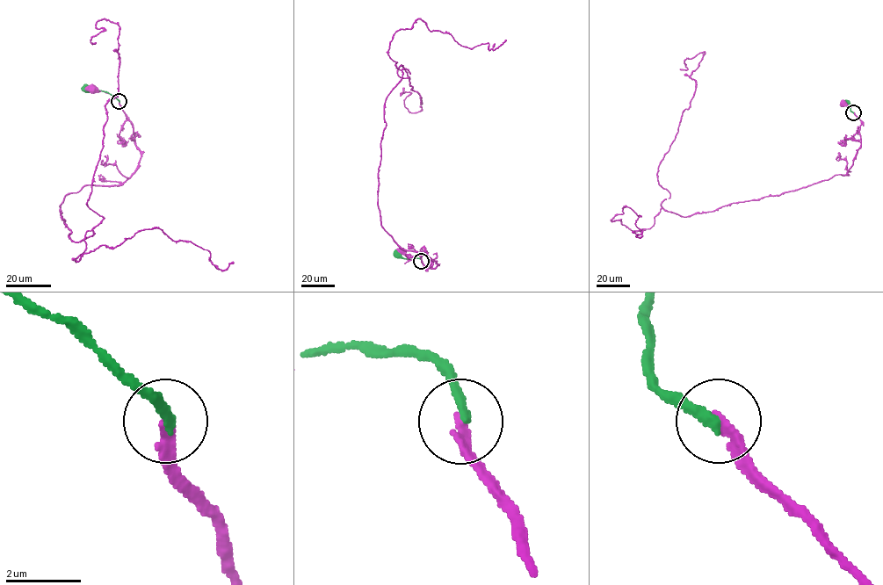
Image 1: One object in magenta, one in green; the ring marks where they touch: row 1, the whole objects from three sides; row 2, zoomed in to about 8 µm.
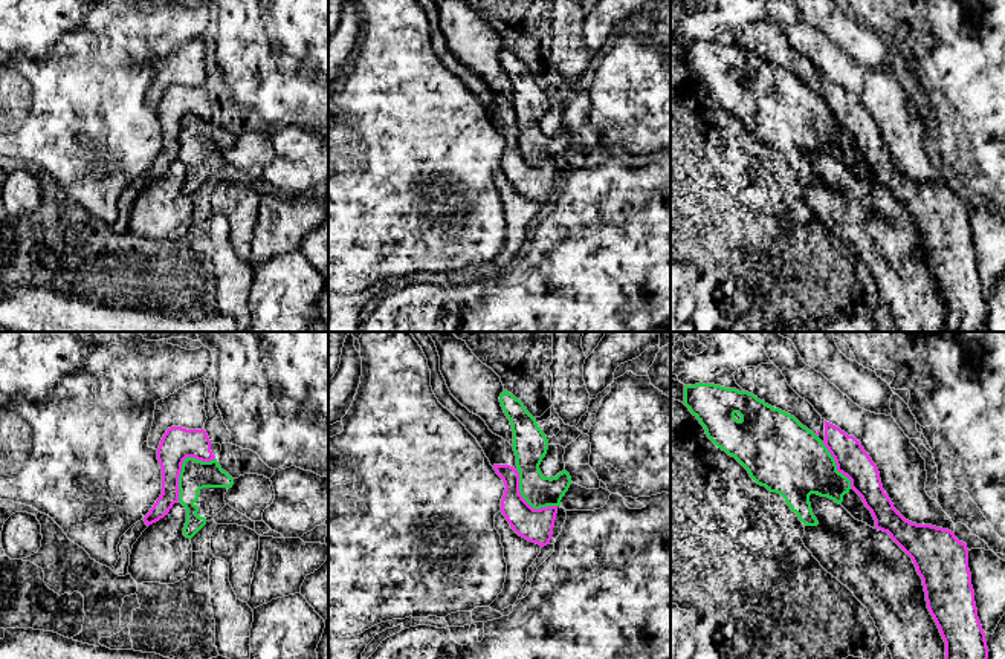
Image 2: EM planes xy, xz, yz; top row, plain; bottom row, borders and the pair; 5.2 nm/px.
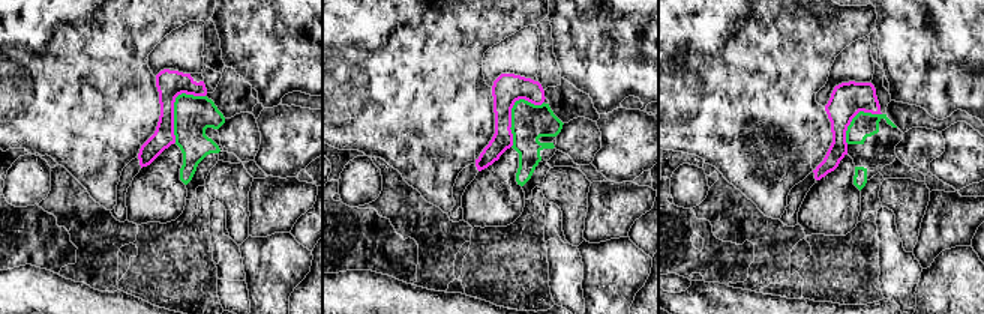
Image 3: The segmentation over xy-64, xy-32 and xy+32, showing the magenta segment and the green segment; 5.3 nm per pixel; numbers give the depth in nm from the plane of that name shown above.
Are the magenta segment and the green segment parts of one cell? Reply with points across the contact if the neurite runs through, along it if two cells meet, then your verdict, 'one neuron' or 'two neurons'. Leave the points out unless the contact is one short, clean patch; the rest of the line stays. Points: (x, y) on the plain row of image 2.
border along xy (214, 115), (210, 118), (187, 115), (184, 118), (177, 158); two neurons

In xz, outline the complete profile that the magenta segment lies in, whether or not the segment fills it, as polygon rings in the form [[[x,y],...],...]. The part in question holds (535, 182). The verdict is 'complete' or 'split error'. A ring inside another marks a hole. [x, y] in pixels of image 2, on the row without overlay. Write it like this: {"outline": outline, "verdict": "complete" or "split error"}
{"outline": [[[418,0],[431,28],[431,44],[438,60],[448,66],[477,96],[490,122],[504,139],[501,170],[512,187],[522,196],[547,203],[553,193],[557,164],[533,167],[519,150],[519,130],[513,104],[493,92],[486,80],[463,64],[449,49],[440,29],[435,0]]], "verdict": "split error"}

